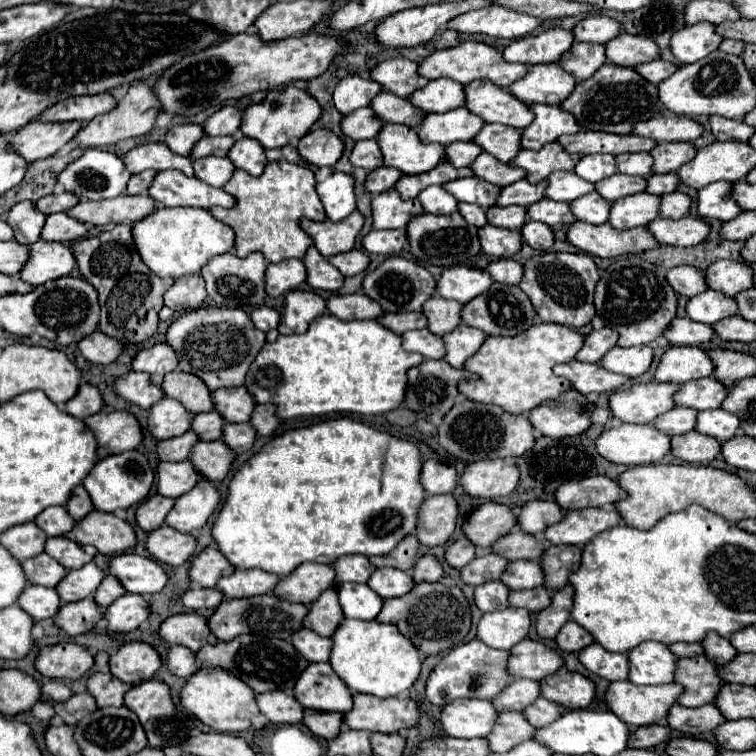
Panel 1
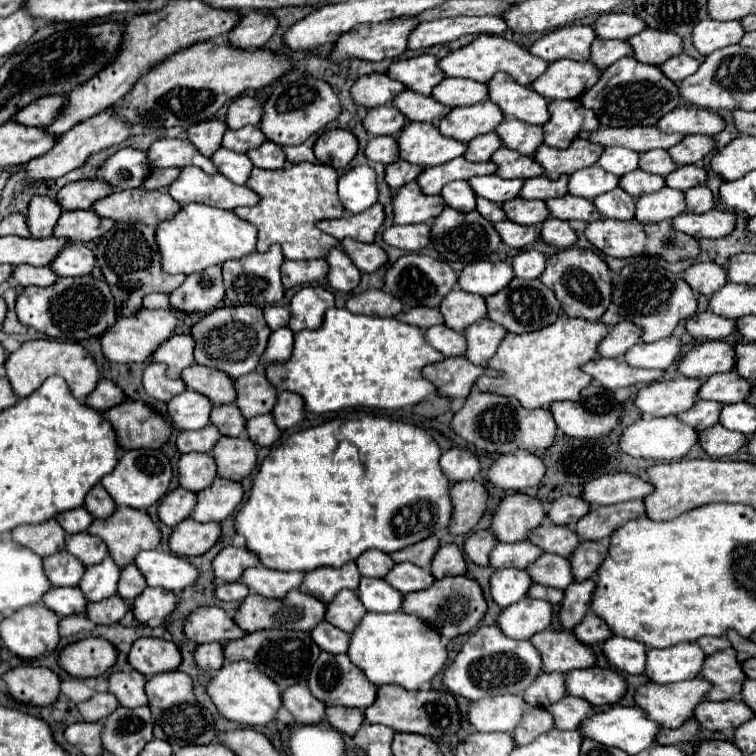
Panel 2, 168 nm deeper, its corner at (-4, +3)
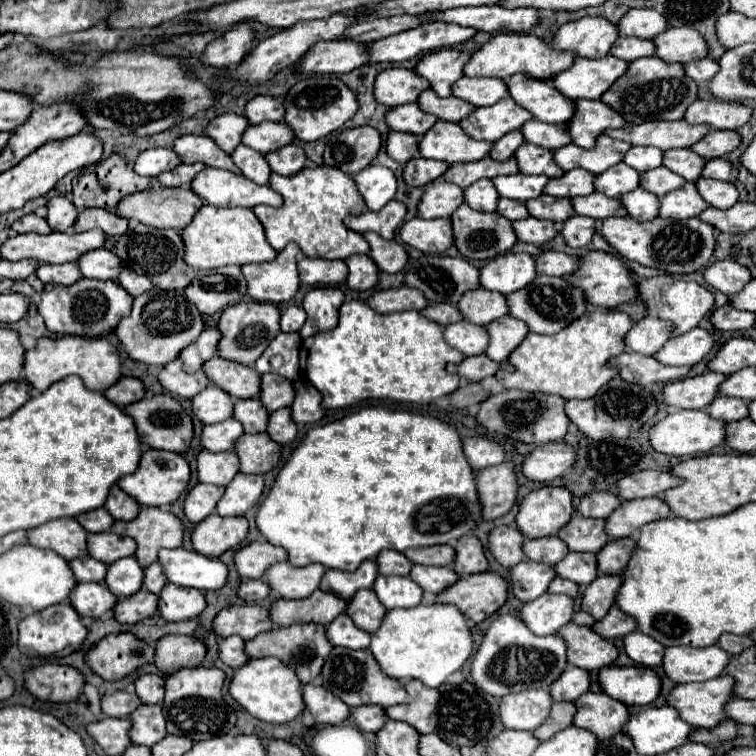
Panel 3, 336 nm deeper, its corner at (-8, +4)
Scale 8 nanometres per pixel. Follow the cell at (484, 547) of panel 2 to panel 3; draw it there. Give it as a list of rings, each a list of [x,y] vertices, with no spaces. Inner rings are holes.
[[[495,527],[489,533],[489,553],[503,567],[513,567],[525,559],[521,551],[523,541],[525,537],[515,527]]]

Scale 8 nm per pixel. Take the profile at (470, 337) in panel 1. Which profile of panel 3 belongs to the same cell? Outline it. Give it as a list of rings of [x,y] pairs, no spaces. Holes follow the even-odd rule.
[[[509,315],[499,317],[497,321],[491,321],[485,329],[489,335],[489,345],[485,349],[485,355],[497,363],[503,363],[509,357],[511,349],[515,349],[523,341],[523,337],[529,333],[523,321],[513,319]]]

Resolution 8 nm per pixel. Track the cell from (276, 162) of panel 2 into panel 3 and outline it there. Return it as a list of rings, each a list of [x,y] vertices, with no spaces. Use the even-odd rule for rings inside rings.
[[[285,145],[283,149],[271,151],[265,155],[267,163],[271,165],[271,169],[279,175],[293,175],[297,171],[303,169],[305,165],[305,153],[299,145]]]

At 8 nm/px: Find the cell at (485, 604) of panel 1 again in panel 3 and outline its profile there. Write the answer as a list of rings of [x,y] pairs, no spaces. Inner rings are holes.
[[[521,561],[511,569],[513,595],[523,603],[537,599],[547,591],[547,585],[553,581],[553,577],[555,577],[555,571],[551,565]]]

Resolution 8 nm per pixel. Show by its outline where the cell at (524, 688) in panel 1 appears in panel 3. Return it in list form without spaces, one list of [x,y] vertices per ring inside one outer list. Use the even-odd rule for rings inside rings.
[[[567,665],[567,669],[563,671],[563,675],[551,683],[549,693],[553,697],[553,701],[575,701],[579,695],[583,695],[589,689],[589,673]]]

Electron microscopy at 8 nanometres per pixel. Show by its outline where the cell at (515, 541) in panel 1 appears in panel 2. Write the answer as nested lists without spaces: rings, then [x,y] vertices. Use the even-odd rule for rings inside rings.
[[[543,524],[535,530],[531,530],[529,540],[543,548],[545,552],[555,552],[563,556],[571,556],[575,548],[581,544],[581,538],[575,534],[573,528],[569,526],[557,526],[557,524]]]

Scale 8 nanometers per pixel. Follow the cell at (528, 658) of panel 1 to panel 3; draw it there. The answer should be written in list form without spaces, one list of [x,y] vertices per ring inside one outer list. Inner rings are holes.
[[[567,623],[559,629],[559,637],[567,645],[567,663],[579,669],[597,671],[599,667],[611,665],[617,659],[617,647],[593,633],[591,627]]]

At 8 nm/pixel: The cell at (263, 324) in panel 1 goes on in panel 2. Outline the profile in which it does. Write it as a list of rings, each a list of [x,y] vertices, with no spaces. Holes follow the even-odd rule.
[[[267,306],[265,308],[265,320],[271,330],[287,326],[289,318],[291,318],[291,314],[289,314],[289,308],[285,308],[285,306]]]

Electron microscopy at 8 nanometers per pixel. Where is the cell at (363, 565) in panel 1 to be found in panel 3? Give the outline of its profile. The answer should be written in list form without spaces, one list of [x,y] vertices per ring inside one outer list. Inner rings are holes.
[[[383,549],[377,557],[375,563],[379,567],[381,575],[407,575],[411,569],[411,561],[403,553],[395,553],[391,549]]]

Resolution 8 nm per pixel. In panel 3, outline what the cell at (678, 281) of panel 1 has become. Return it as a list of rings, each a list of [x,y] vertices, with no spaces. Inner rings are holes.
[[[717,261],[705,269],[703,277],[709,287],[731,297],[751,279],[751,273],[747,267],[735,261]]]

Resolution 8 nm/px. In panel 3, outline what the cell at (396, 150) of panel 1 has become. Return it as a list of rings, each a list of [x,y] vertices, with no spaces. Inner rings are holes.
[[[437,121],[421,139],[419,153],[425,159],[459,163],[459,161],[479,161],[491,149],[487,141],[475,141],[463,133],[457,123]]]

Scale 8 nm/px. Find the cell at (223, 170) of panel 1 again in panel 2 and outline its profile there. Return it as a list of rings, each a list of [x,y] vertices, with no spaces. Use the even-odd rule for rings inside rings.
[[[219,148],[211,156],[211,160],[215,162],[217,170],[235,184],[245,184],[251,170],[253,170],[253,162],[247,158],[247,154],[233,152],[233,150],[227,150],[227,148]]]

